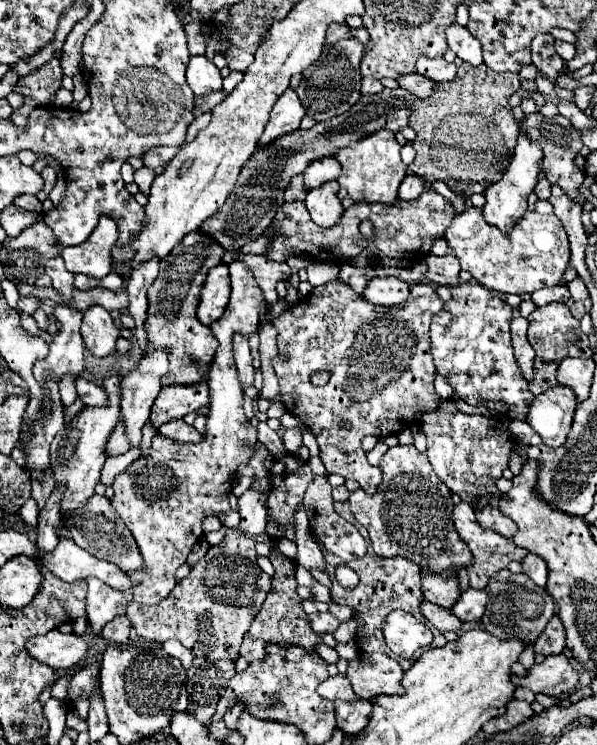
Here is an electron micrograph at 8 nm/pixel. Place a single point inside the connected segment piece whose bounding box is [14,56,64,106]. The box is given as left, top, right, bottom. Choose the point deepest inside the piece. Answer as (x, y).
(41, 84)

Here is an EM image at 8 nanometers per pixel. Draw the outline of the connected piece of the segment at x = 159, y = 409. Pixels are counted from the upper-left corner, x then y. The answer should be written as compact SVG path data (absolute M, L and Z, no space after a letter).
M206 380L190 386L182 386L182 384L166 386L166 390L158 394L158 400L152 406L150 422L154 424L154 428L158 428L162 422L184 418L186 414L208 404L210 404L210 396L208 396Z

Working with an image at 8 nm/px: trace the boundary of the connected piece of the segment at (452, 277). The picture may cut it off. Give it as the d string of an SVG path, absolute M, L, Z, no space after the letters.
M428 254L426 256L426 264L428 264L428 280L436 286L458 286L460 284L460 266L458 266L458 260L454 258L454 254L448 254L446 256L434 256L434 254Z

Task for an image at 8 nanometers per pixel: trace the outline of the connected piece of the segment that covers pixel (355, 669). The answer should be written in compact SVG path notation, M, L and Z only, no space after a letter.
M358 652L356 658L350 660L346 676L352 682L356 696L368 702L382 694L404 694L404 670L394 658L382 652Z

